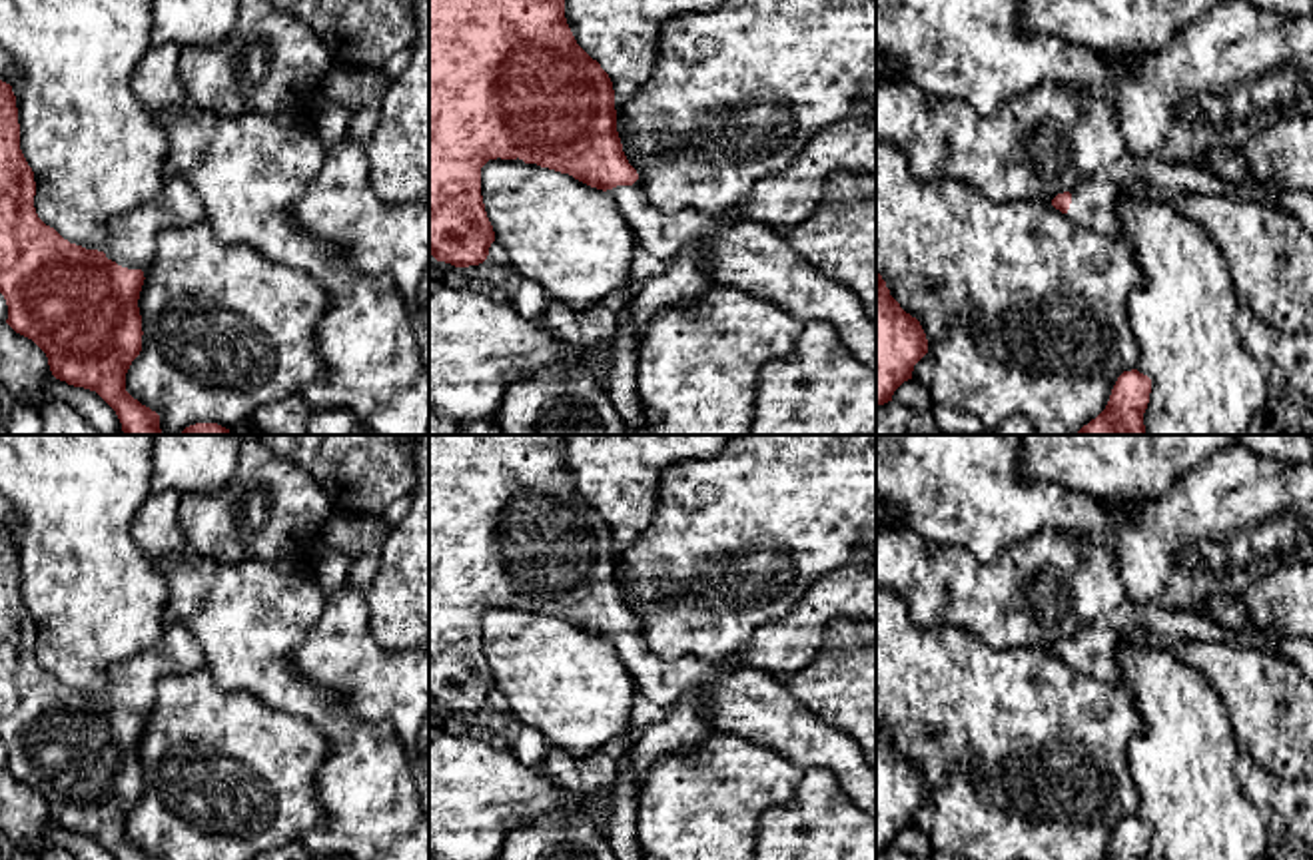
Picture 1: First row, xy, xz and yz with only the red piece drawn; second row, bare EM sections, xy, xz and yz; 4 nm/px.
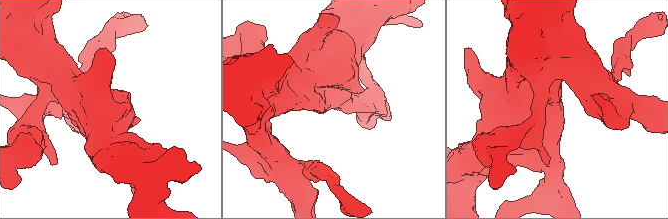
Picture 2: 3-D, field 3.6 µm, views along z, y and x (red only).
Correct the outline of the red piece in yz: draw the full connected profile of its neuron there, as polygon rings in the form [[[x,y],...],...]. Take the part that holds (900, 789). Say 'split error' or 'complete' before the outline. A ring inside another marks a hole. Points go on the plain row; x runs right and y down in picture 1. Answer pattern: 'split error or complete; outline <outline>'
complete; outline [[[876,720],[876,854],[892,848],[926,800],[928,786],[920,768],[900,754]]]

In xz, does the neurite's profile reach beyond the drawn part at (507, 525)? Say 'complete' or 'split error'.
split error

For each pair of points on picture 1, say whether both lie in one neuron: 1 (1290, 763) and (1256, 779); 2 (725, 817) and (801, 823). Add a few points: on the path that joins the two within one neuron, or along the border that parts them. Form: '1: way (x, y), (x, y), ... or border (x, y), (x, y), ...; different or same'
1: border (1246, 759), (1292, 781); different
2: border (797, 789), (789, 801), (765, 813), (755, 839); different

